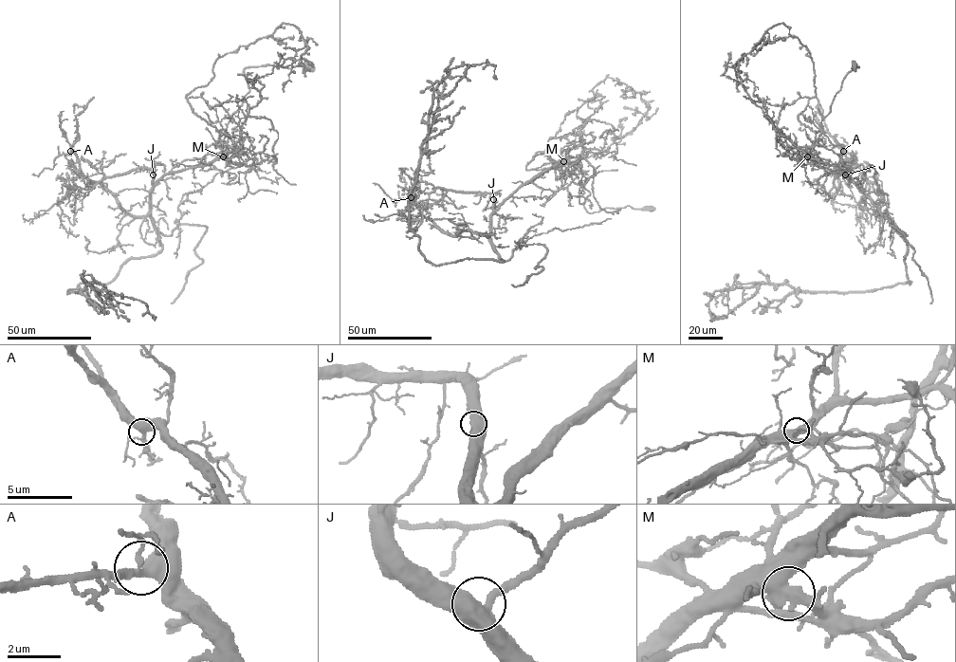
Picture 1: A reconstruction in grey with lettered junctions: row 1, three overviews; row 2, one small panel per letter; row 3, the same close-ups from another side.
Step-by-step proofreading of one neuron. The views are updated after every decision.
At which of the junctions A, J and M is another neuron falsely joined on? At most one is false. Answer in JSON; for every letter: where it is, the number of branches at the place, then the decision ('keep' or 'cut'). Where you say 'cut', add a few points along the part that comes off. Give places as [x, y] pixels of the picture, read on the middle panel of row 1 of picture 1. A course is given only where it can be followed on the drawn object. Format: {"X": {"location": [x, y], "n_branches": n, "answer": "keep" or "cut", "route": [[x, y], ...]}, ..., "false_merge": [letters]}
{"A": {"location": [411, 197], "n_branches": 3, "answer": "keep"}, "J": {"location": [493, 199], "n_branches": 3, "answer": "keep"}, "M": {"location": [563, 161], "n_branches": 3, "answer": "cut", "route": [[563, 161], [578, 160], [567, 175], [544, 152], [526, 168], [555, 169], [605, 151], [624, 120]]}, "false_merge": ["M"]}

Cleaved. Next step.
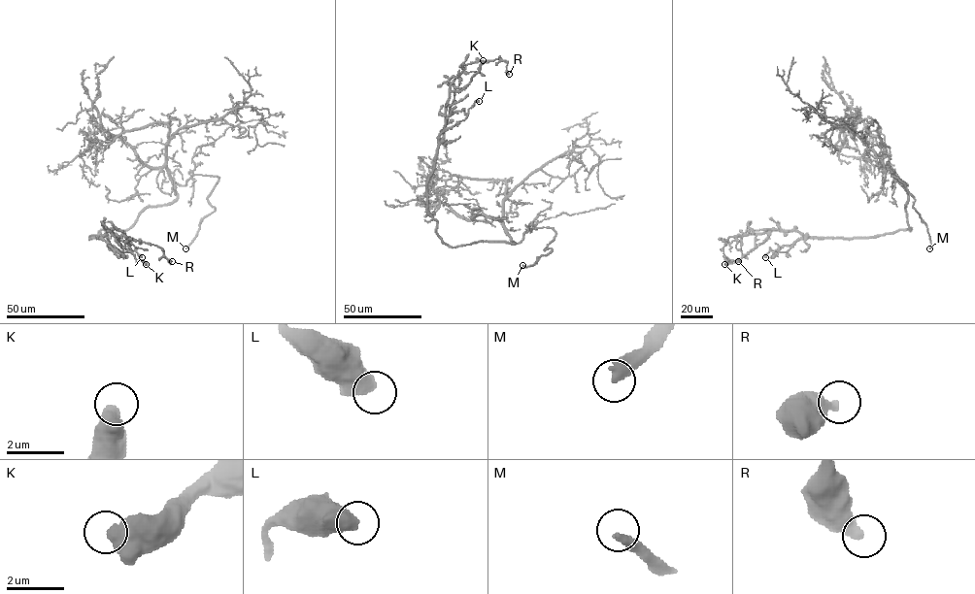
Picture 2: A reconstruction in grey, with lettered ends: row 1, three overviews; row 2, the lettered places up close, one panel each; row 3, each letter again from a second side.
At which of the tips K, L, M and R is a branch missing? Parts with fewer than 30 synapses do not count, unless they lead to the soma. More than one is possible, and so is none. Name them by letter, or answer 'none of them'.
M

